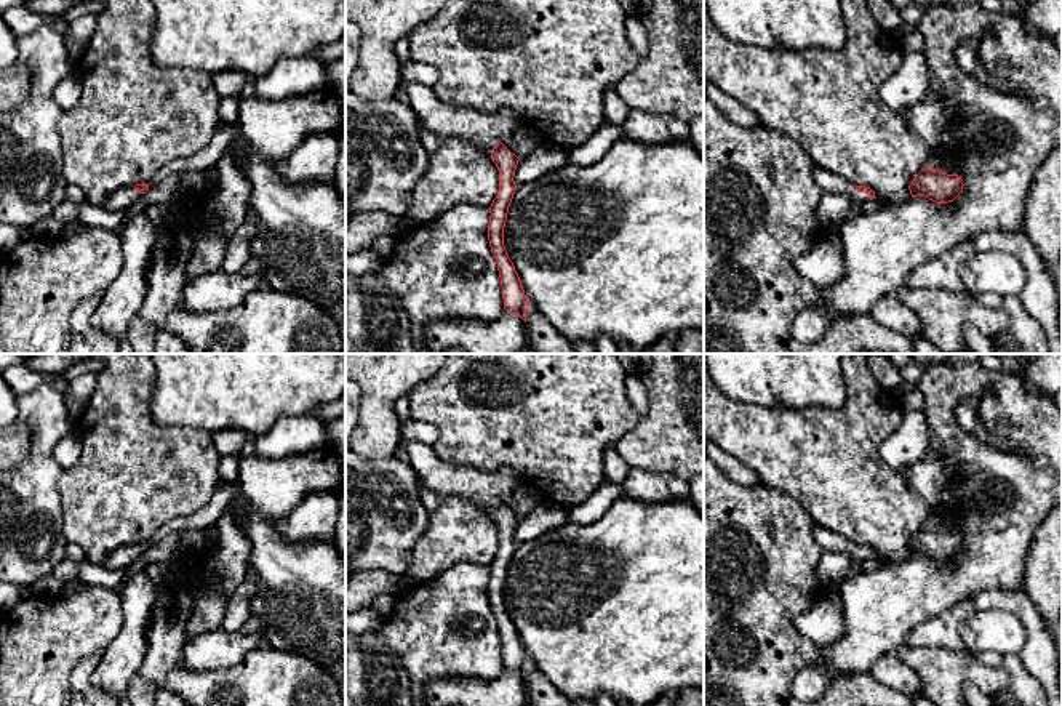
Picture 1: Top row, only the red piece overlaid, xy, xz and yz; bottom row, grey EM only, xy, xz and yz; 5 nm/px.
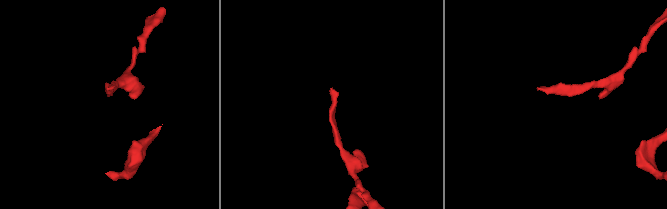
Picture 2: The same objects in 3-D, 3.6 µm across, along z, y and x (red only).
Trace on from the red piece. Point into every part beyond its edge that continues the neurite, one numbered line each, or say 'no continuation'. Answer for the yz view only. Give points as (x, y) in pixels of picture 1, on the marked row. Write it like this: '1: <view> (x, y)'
1: yz (830, 183)

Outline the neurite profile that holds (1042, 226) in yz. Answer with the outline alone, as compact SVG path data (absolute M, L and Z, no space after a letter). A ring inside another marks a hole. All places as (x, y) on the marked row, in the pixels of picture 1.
M1062 146L1046 157L1033 176L1019 231L1041 258L1062 306Z

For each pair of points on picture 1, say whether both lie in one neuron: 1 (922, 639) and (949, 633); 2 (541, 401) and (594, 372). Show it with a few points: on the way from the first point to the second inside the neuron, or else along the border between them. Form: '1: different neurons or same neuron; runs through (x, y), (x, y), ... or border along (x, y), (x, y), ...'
1: same neuron; runs through (928, 634), (942, 633)
2: same neuron; runs through (554, 389), (581, 381)

